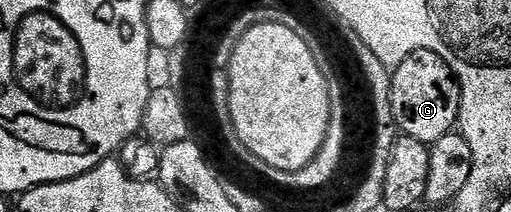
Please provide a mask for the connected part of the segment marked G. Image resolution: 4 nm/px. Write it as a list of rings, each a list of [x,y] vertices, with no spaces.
[[[419,50],[394,67],[391,76],[390,104],[396,129],[403,137],[431,144],[457,129],[460,121],[460,84],[442,56],[429,50]]]

